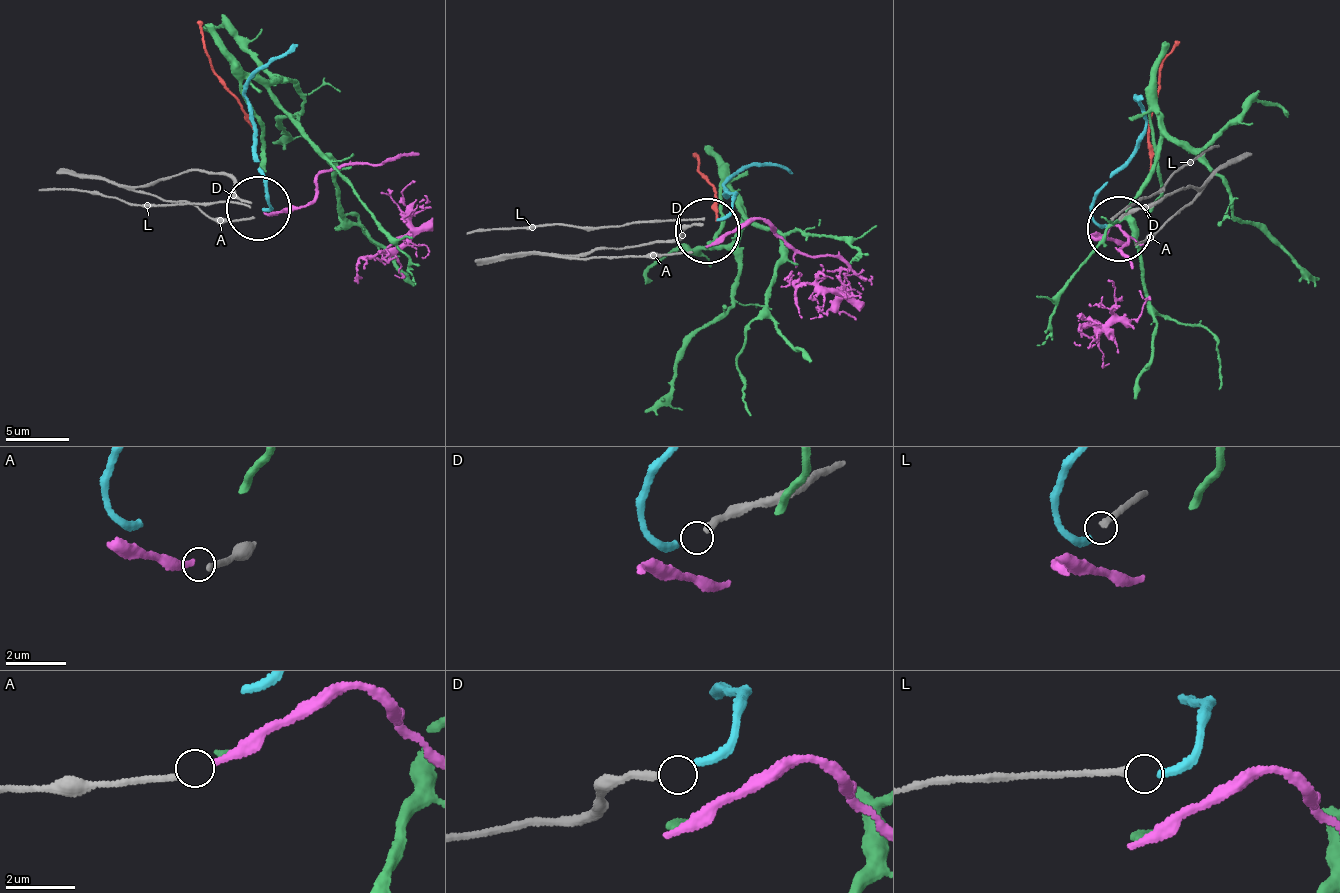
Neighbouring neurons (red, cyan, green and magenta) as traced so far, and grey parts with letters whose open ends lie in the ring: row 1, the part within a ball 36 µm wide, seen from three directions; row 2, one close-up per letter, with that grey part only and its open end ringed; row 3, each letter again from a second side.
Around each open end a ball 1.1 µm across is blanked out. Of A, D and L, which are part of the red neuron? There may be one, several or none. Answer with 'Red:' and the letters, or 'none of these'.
Red: none of these

